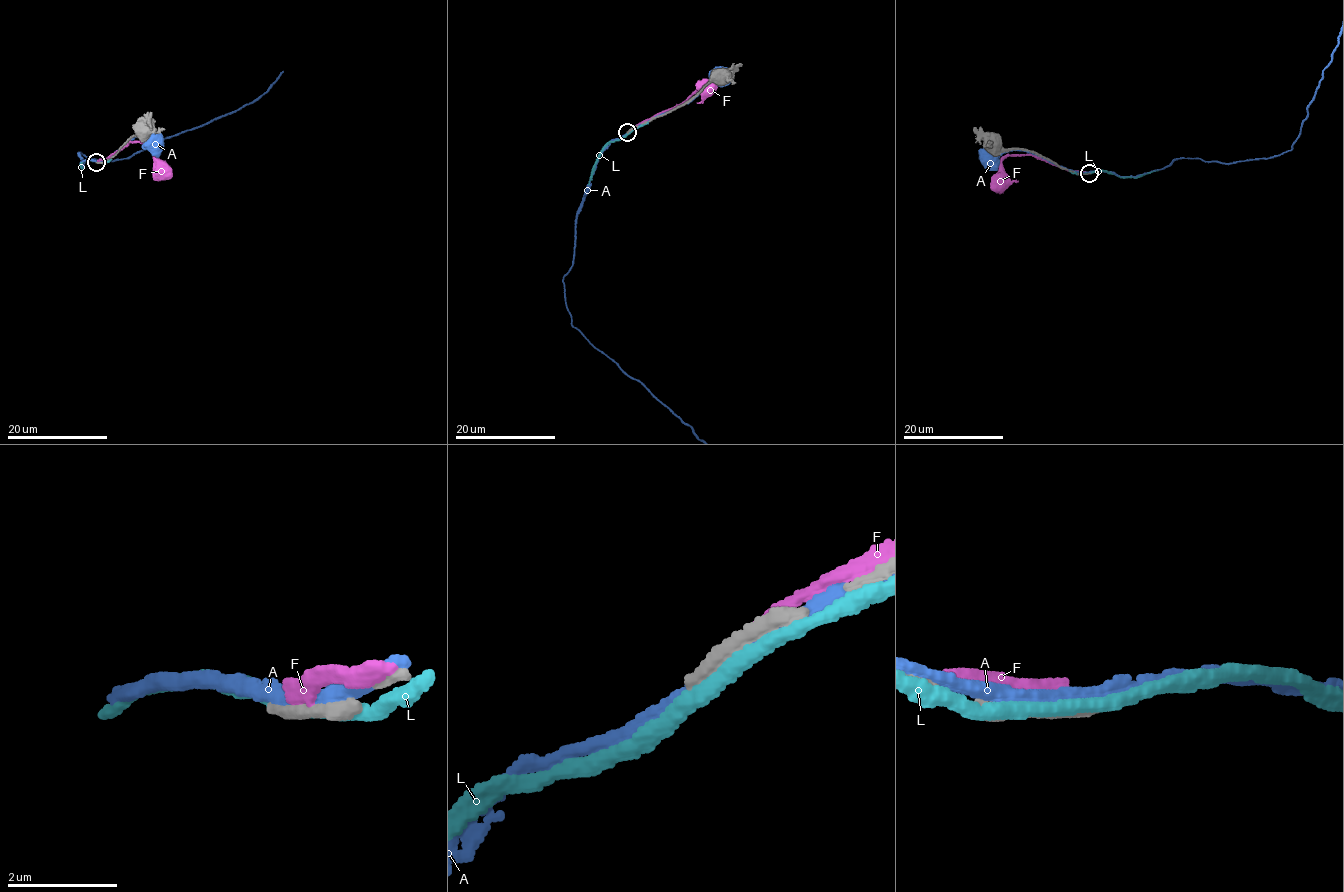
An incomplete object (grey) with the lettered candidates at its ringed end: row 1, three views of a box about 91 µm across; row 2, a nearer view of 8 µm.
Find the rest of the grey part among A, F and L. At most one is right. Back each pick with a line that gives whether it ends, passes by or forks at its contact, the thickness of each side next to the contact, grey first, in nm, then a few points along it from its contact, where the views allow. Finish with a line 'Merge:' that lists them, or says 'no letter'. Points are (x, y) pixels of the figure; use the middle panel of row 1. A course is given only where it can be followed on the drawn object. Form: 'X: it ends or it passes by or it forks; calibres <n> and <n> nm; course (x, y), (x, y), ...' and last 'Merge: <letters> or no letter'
Merge: no letter

